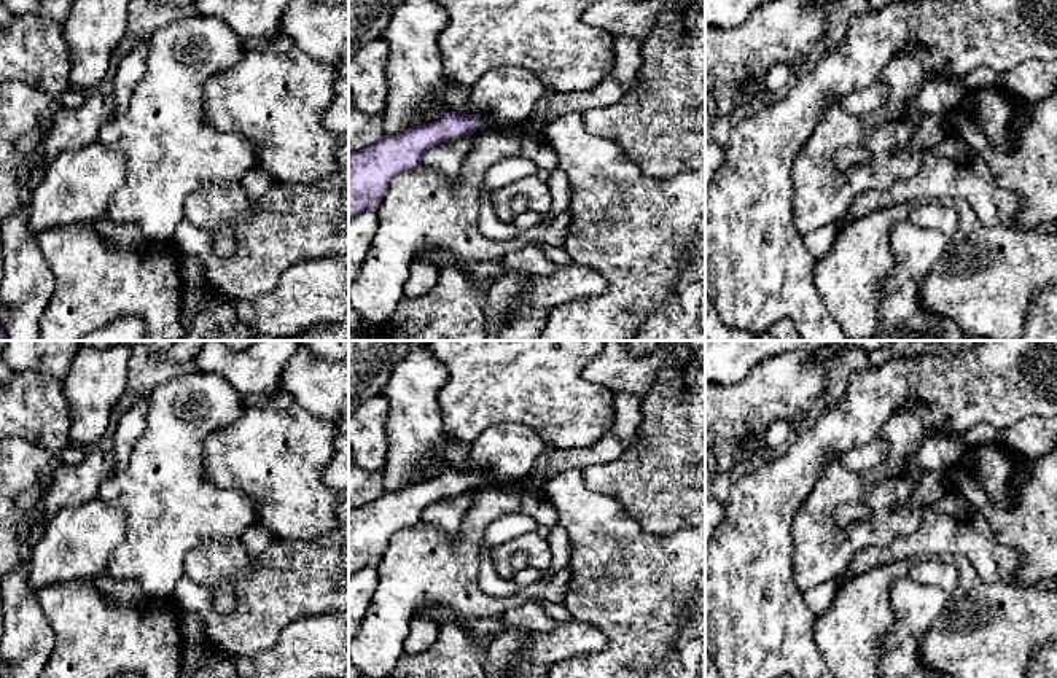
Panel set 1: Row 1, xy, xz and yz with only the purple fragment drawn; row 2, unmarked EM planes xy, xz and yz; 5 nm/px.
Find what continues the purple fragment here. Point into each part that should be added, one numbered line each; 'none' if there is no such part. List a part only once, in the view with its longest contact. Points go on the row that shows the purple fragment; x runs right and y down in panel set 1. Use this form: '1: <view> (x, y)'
none

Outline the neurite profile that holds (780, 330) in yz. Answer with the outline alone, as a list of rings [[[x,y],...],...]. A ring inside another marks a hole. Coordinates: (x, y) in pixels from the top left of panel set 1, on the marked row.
[[[782,318],[775,321],[767,333],[775,339],[775,341],[804,341],[798,329],[793,326],[790,318]]]

